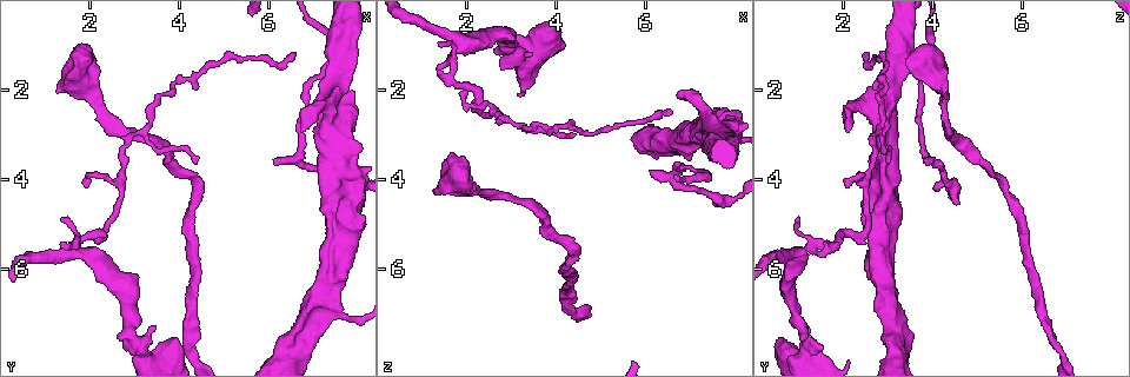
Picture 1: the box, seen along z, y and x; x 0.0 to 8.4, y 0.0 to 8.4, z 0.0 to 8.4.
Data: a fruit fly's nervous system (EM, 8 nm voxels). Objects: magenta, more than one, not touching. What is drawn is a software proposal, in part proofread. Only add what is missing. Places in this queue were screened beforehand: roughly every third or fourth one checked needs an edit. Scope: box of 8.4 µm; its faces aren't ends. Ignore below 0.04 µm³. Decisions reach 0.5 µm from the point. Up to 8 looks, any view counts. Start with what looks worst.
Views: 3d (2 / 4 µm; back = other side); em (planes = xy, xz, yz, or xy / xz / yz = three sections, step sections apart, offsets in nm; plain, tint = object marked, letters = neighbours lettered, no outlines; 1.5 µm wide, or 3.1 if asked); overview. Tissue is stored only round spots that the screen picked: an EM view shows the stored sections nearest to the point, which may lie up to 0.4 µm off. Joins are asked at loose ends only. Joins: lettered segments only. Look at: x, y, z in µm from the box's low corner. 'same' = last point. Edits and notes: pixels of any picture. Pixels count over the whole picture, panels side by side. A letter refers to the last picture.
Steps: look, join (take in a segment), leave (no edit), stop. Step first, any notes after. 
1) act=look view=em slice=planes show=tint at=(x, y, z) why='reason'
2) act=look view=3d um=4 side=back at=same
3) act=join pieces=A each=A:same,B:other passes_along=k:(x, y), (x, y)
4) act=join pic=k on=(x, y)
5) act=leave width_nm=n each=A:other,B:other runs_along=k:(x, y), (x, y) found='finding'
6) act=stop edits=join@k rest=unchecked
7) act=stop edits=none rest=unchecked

act=look view=em slice=planes show=letters at=(6.75, 3.00, 2.15) why='an open end'

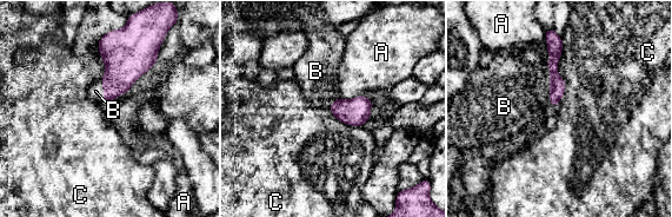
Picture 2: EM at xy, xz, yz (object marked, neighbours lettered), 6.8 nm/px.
act=join pieces=B each=A:other,B:same,C:other passes_along=2:(554, 45), (550, 80), (517, 96) found='it goes on there'

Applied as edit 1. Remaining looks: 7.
act=look view=overview why='see it whole again'

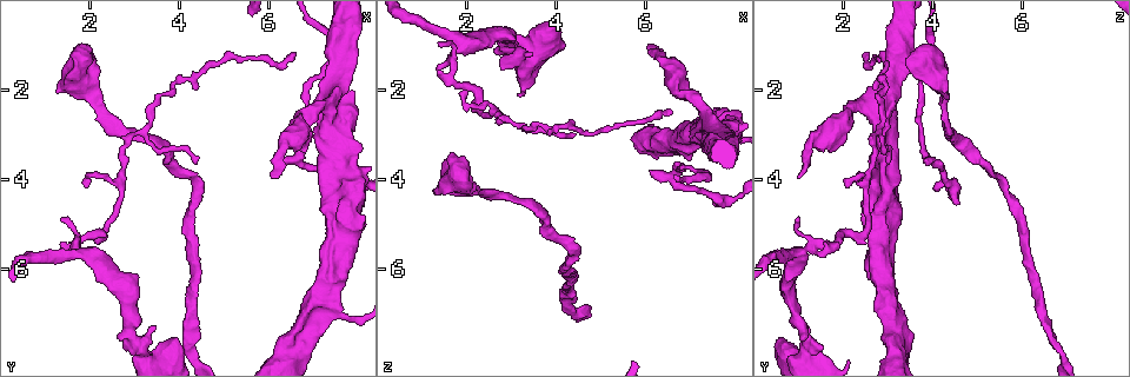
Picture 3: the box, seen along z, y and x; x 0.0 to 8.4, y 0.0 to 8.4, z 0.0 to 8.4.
act=look view=3d um=4 side=back at=(1.35, 5.55, 1.65) why='an open end'

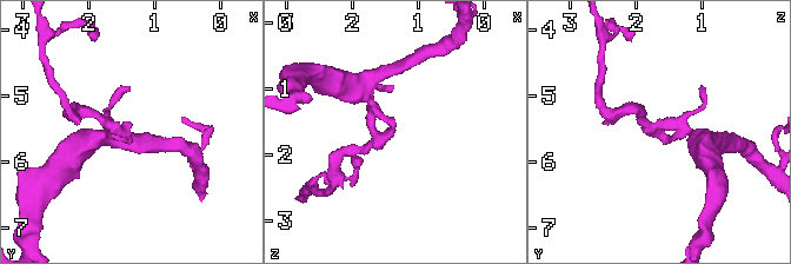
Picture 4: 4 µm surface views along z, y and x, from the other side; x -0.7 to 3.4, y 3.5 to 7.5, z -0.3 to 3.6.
act=look view=em slice=planes show=letters at=(1.35, 5.60, 1.60) why='now the EM'

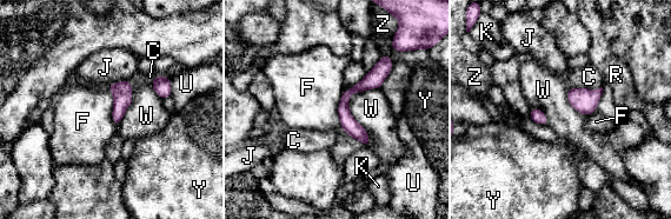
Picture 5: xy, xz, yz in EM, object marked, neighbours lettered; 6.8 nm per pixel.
act=leave longest_contact=F:420nm each=C:other,F:other,J:other,K:other,R:other,U:other,W:other,Y:other,Z:other runs_along=5:(384, 60), (344, 100), (365, 141) found='none of them fits'

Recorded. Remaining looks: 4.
act=look view=em slice=planes show=letters at=(1.95, 1.05, 3.95) why='thick end'

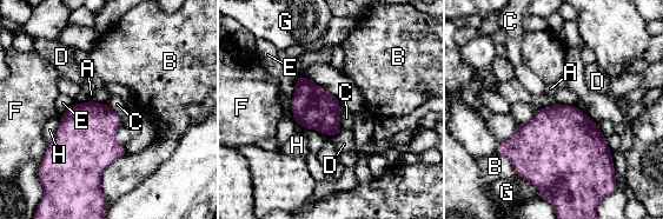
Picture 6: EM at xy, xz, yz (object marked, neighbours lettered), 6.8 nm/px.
act=leave longest_contact=B:400nm each=A:other,B:other,C:other,D:other,E:other,F:other,G:other,H:other border=6:(106, 104), (119, 117), (121, 125) found='none of them fits'

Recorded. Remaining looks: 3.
act=stop edits=join@2 rest=unchecked

